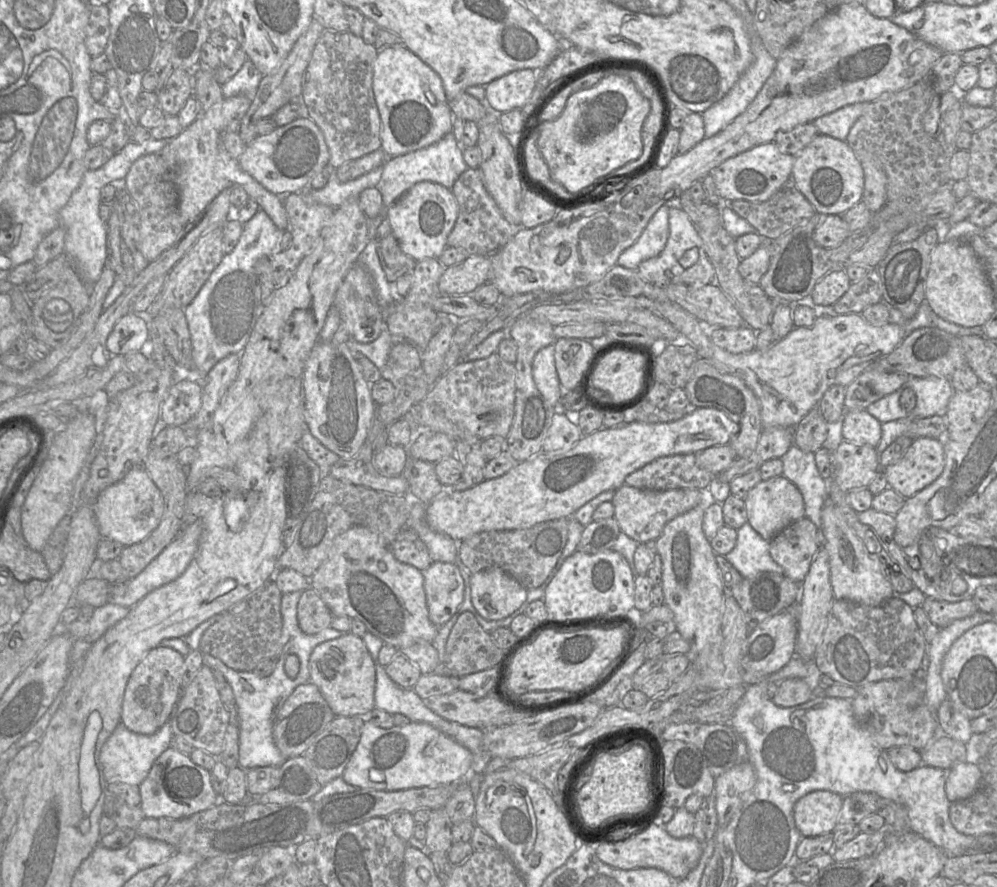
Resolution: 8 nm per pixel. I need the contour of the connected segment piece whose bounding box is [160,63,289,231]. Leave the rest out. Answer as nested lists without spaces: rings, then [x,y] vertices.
[[[200,63],[195,67],[196,86],[194,96],[198,100],[201,107],[201,115],[178,136],[171,139],[169,143],[161,150],[160,155],[170,166],[174,174],[174,181],[178,189],[178,212],[186,225],[194,220],[223,190],[229,187],[241,186],[249,195],[249,198],[255,200],[260,209],[264,210],[275,226],[281,231],[288,230],[289,219],[283,200],[264,188],[250,174],[241,169],[238,159],[232,158],[224,146],[224,136],[226,133],[238,133],[239,140],[242,140],[239,134],[241,120],[247,112],[252,102],[252,96],[237,95],[224,98],[222,95],[222,85],[220,85],[213,75],[213,69],[208,66],[202,66]]]

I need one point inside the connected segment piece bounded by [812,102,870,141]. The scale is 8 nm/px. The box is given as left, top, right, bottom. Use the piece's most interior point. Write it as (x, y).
(837, 124)

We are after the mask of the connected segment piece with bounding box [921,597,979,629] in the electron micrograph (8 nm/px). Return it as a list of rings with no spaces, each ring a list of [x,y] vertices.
[[[926,597],[921,607],[930,621],[940,629],[950,625],[955,620],[970,617],[979,611],[972,599],[949,603]]]

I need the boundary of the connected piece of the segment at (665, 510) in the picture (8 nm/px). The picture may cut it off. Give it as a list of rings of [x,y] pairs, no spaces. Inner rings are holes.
[[[624,484],[615,491],[612,503],[614,518],[617,520],[621,532],[638,544],[644,544],[648,541],[656,541],[669,521],[693,509],[701,500],[702,491],[694,488],[657,491],[639,489]]]

